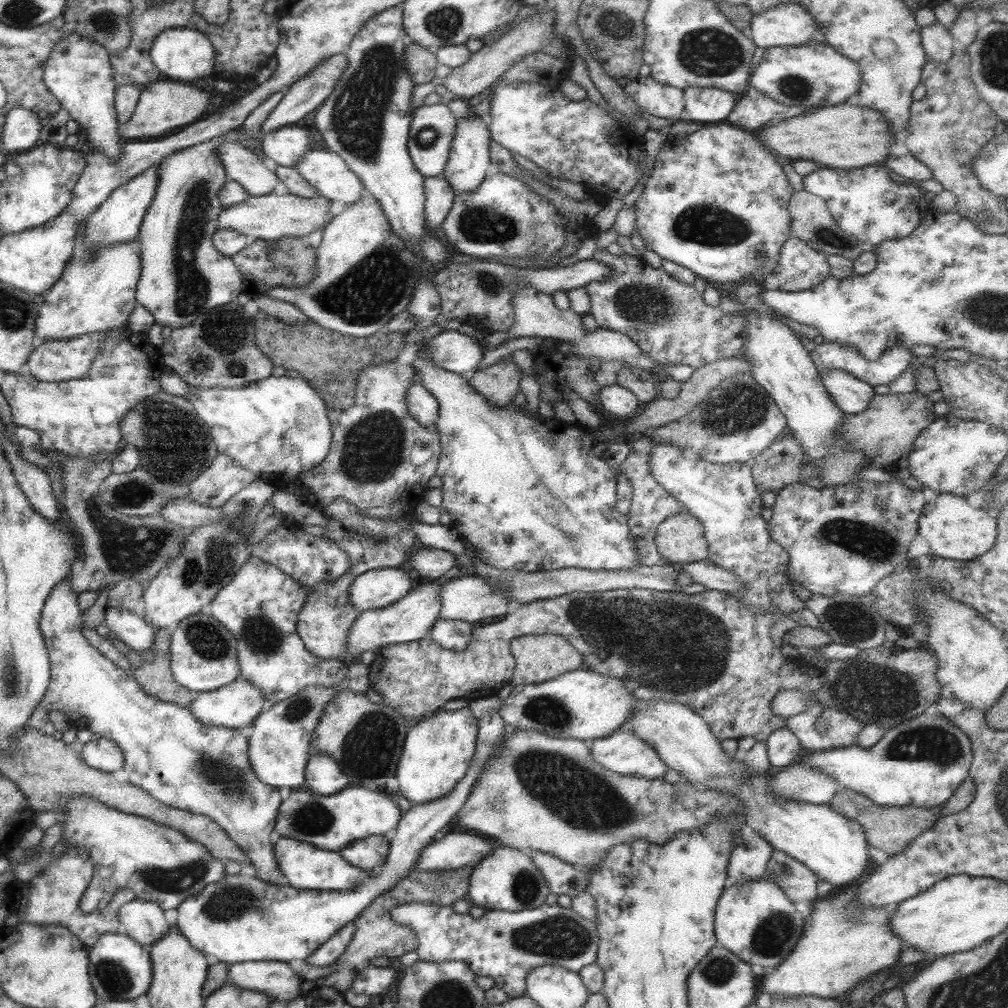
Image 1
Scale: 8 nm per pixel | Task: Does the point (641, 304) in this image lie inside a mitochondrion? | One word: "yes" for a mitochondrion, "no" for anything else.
yes

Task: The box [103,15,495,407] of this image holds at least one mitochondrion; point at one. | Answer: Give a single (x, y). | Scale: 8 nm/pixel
(357, 117)

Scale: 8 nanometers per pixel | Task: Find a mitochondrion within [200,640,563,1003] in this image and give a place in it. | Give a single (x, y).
(373, 728)

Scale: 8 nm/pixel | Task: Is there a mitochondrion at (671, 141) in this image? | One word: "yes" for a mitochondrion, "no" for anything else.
no

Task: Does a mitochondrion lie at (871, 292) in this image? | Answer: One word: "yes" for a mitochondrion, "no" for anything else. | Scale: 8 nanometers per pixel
no

